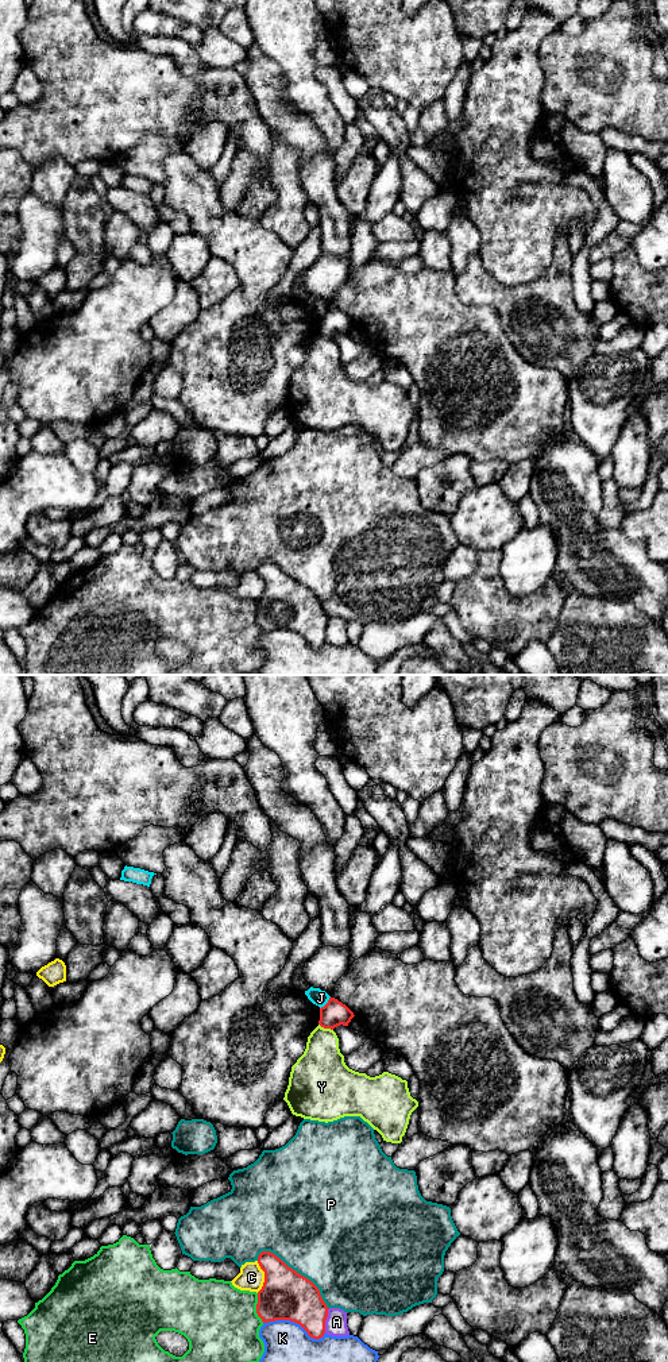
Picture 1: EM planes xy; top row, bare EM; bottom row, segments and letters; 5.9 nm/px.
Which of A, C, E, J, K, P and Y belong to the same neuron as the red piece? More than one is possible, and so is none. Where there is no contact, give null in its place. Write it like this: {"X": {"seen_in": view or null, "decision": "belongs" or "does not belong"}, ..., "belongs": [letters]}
{"A": {"seen_in": "xy", "decision": "does not belong"}, "C": {"seen_in": "xy", "decision": "does not belong"}, "E": {"seen_in": "xy", "decision": "does not belong"}, "J": {"seen_in": "xy", "decision": "does not belong"}, "K": {"seen_in": "xy", "decision": "does not belong"}, "P": {"seen_in": "xy", "decision": "does not belong"}, "Y": {"seen_in": "xy", "decision": "does not belong"}, "belongs": []}

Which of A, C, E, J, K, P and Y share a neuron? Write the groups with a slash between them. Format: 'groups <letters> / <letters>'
groups A / C / E / J / K / P / Y

